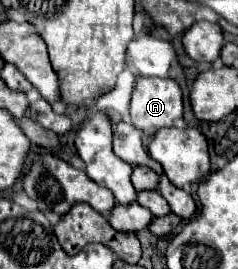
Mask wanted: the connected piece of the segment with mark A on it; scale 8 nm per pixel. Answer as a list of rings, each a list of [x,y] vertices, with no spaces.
[[[139,78],[131,96],[131,124],[147,134],[159,128],[171,128],[175,118],[183,116],[183,92],[171,78]]]

